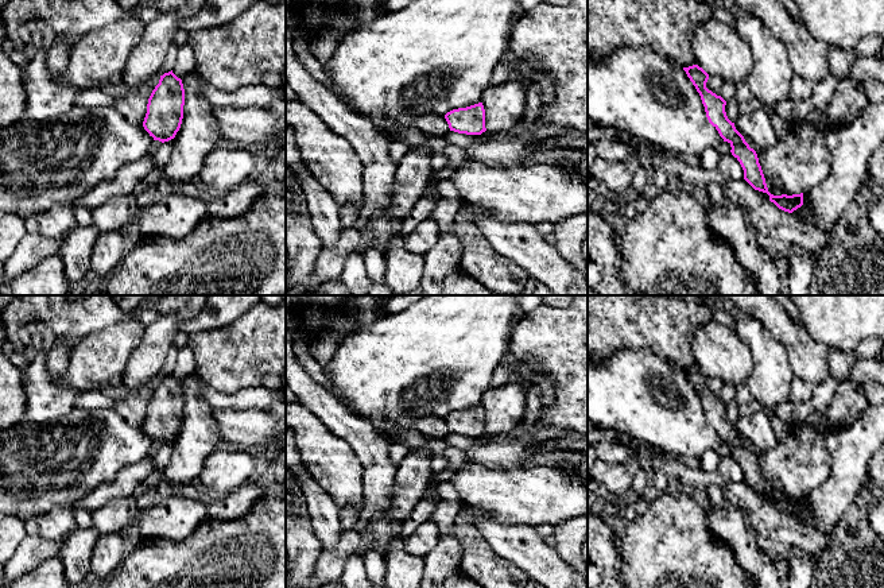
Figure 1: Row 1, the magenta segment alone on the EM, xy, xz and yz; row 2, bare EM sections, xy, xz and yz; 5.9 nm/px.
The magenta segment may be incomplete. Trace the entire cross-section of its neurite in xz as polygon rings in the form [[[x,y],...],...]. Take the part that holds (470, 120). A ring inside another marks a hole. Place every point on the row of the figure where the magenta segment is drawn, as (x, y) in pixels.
[[[482,102],[447,112],[445,119],[450,131],[466,135],[481,135],[485,128],[485,109]]]

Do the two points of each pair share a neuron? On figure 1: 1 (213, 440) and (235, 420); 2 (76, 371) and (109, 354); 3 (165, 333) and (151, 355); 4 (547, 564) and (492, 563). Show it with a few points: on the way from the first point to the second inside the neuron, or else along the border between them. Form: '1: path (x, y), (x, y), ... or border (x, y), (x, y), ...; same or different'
1: border (213, 410), (213, 418), (224, 444); different
2: path (84, 371), (101, 358); same
3: path (159, 339), (152, 349); same
4: border (487, 542), (500, 556), (514, 563), (526, 573); different

